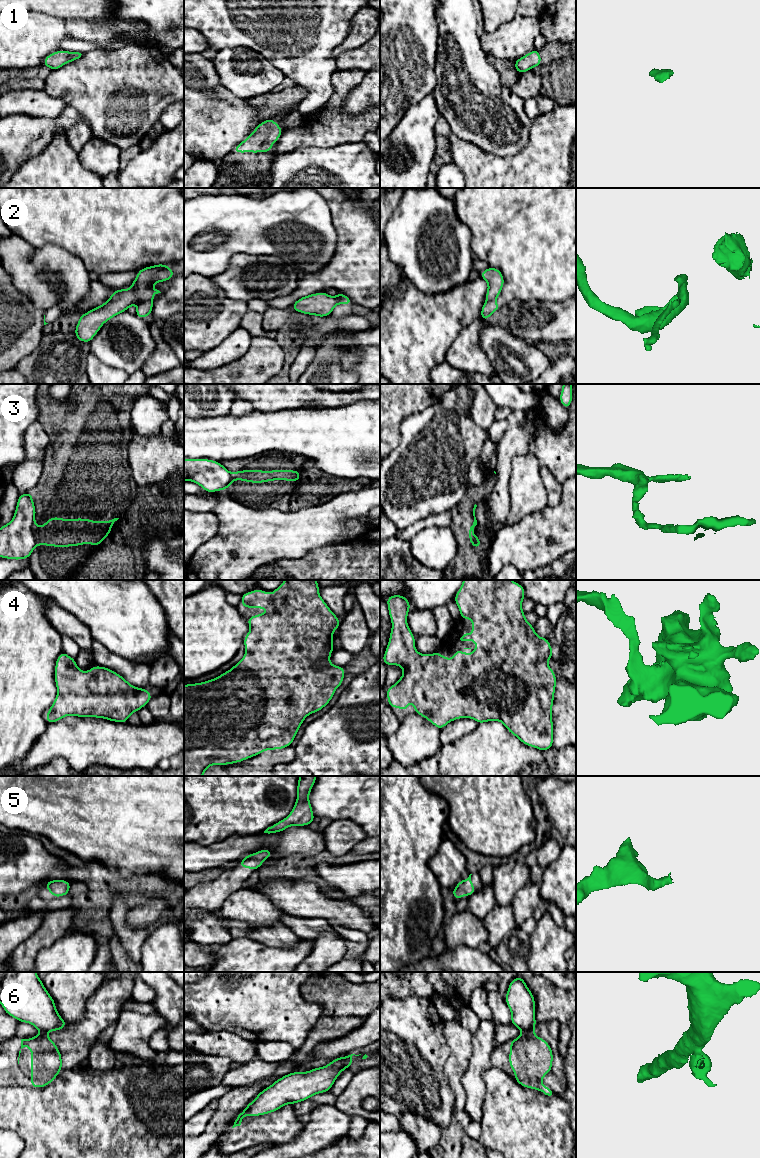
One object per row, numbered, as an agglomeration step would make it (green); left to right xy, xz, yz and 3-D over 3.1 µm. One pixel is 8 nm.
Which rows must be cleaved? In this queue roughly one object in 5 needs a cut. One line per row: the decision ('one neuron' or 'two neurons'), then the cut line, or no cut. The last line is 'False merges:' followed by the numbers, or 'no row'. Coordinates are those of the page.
1: one neuron; cut none
2: two neurons; cut xy (152, 298), (140, 304)
3: two neurons; cut xy (35, 532), (35, 542), (37, 544)
4: one neuron; cut none
5: one neuron; cut none
6: two neurons; cut yz (533, 1031), (523, 1033)
False merges: 2, 3, 6

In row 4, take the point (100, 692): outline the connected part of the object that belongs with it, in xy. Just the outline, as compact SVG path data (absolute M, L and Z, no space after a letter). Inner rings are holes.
M64 652L57 657L54 677L58 693L48 709L47 723L57 722L68 715L126 723L132 713L146 706L153 697L145 688L131 685L123 676L106 667L94 665L87 672L81 671L76 660Z

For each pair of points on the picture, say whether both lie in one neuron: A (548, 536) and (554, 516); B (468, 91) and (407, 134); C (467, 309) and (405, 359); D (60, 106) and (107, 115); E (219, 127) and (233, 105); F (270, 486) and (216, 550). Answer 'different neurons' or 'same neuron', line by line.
A: same neuron
B: different neurons
C: same neuron
D: different neurons
E: same neuron
F: different neurons

